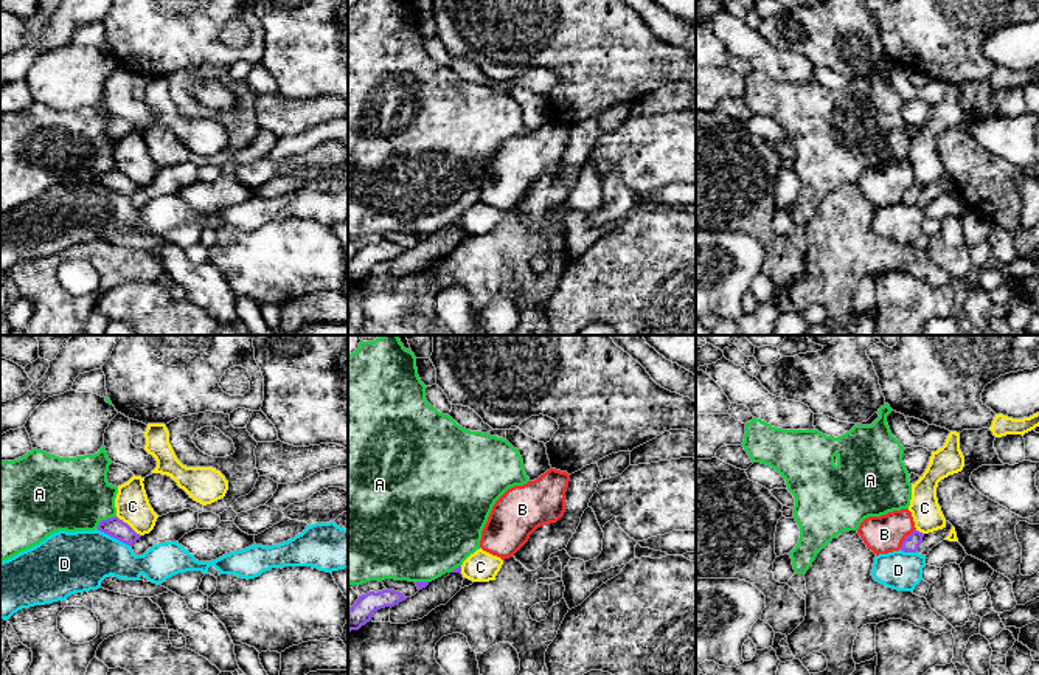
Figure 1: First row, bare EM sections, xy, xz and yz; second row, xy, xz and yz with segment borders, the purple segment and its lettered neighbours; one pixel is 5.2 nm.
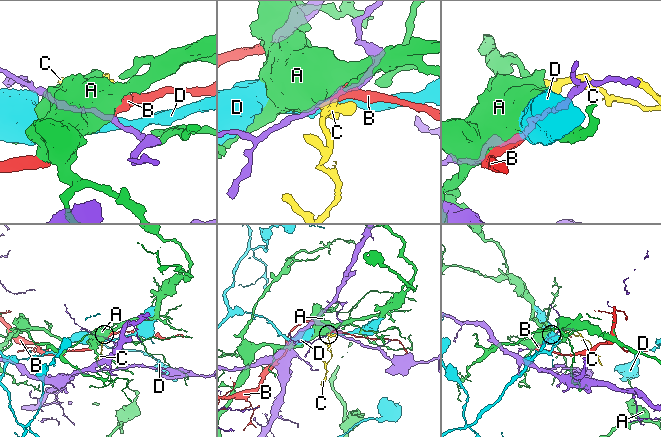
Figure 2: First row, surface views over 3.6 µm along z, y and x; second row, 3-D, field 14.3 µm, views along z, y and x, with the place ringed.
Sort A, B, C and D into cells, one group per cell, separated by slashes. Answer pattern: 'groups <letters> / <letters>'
groups A / B / C / D

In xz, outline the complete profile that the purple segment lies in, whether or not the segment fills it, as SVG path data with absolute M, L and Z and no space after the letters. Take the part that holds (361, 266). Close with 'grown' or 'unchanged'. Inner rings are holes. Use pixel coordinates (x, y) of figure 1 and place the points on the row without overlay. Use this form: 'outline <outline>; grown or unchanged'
outline M394 242L370 244L359 248L356 256L348 261L348 284L359 282L370 275L374 264L385 259L394 259L405 251L402 245Z; unchanged

